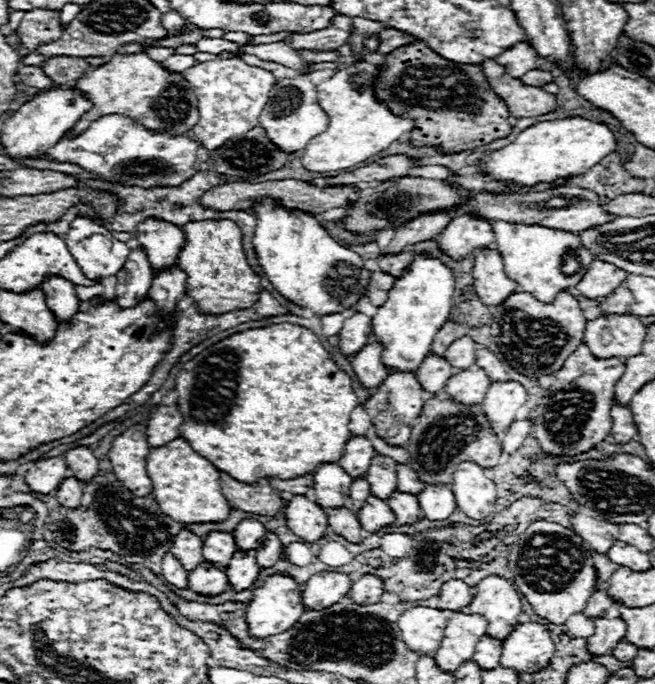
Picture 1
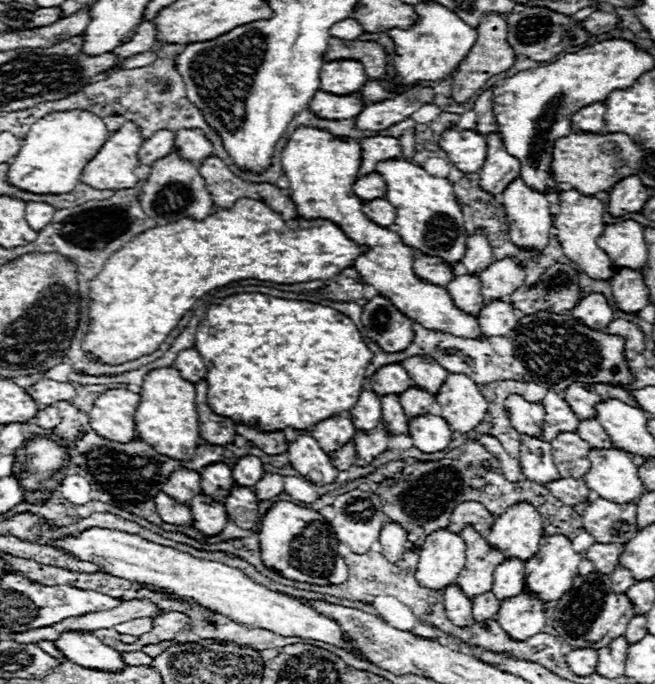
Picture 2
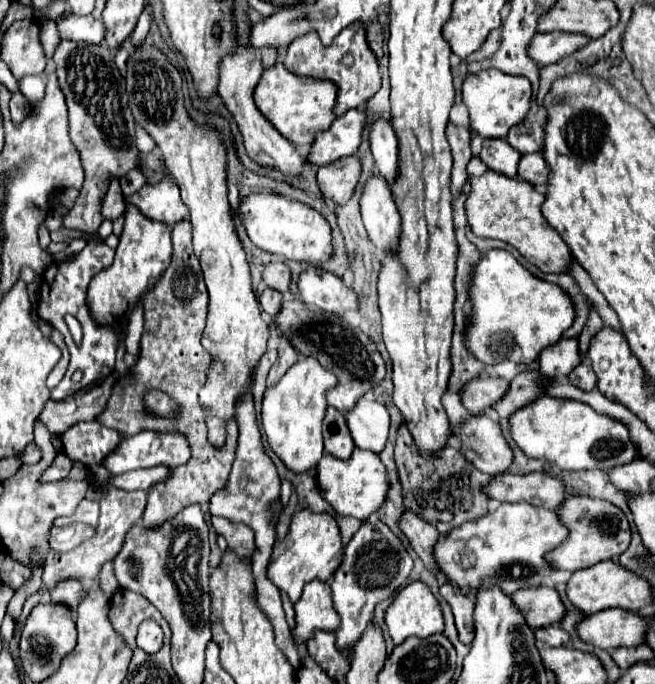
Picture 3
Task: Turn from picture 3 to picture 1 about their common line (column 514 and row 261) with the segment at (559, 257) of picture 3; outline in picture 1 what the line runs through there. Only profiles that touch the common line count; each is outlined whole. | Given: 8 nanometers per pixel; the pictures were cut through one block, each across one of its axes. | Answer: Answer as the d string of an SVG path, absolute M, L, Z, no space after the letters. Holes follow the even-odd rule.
M198 220L184 224L182 230L186 232L186 244L178 254L178 266L188 276L186 294L194 298L194 304L198 304L202 312L232 312L234 308L246 308L258 302L258 296L262 292L260 276L248 264L242 246L242 230L232 220Z

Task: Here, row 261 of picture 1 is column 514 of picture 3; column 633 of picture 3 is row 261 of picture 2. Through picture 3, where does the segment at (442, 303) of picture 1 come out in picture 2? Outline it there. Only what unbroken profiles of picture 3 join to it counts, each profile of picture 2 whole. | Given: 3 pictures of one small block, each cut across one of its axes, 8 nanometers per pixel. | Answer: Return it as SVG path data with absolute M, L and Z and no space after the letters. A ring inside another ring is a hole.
M406 160L380 162L376 172L386 180L386 198L390 204L394 204L394 208L398 208L396 226L402 242L426 256L442 258L444 264L454 270L466 254L468 234L464 228L464 214L452 194L452 182L446 178L430 176L424 168Z

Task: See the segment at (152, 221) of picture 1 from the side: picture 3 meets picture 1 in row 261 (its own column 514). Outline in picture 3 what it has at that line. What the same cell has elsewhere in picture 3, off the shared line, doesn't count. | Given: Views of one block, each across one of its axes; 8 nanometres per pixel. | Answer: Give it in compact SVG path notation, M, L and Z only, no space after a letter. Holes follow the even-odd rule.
M484 140L480 158L490 170L514 178L518 174L518 162L522 154L518 154L518 150L514 150L506 140Z

